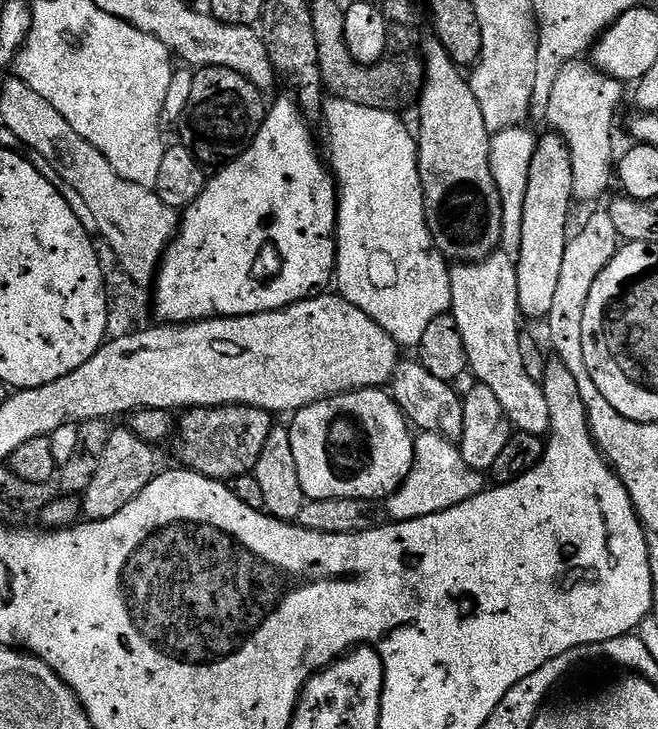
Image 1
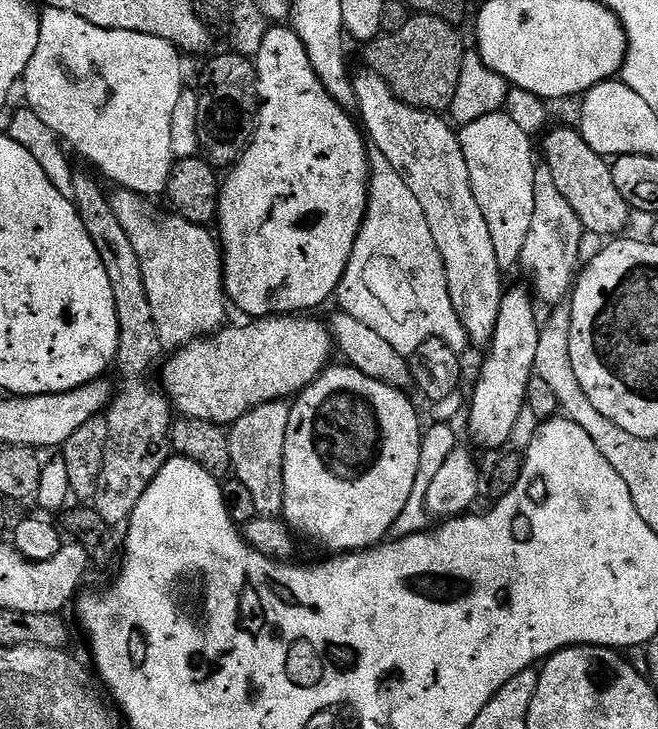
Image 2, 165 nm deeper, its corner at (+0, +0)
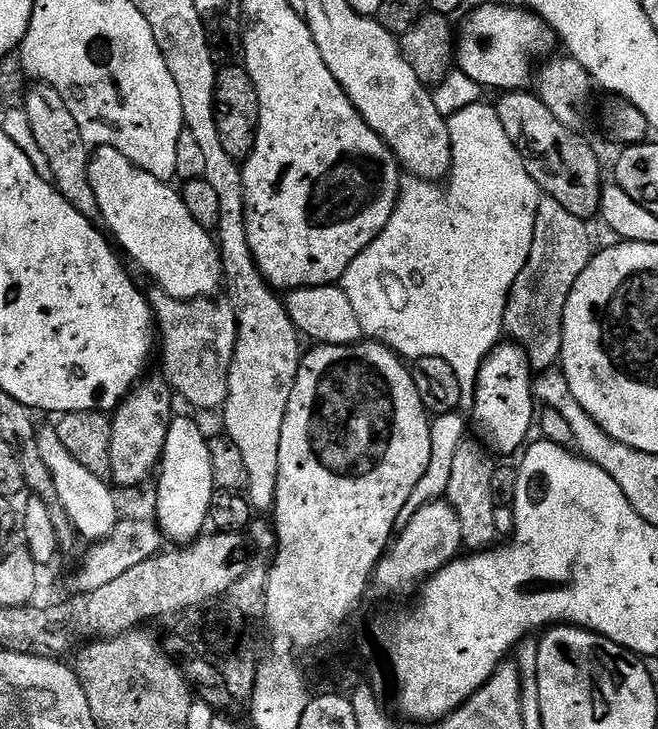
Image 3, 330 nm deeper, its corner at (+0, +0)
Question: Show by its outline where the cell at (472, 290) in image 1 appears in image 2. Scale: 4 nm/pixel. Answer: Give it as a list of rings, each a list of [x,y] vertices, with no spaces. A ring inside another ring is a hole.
[[[363,71],[352,76],[352,89],[367,139],[371,147],[398,170],[414,198],[418,198],[418,206],[422,206],[422,214],[426,214],[426,226],[430,226],[434,246],[438,246],[442,258],[450,302],[454,302],[469,345],[487,349],[492,342],[494,326],[498,326],[498,310],[506,291],[505,273],[498,262],[498,254],[494,254],[490,226],[486,226],[478,198],[474,198],[474,177],[465,145],[464,148],[460,145],[457,129],[443,115],[407,105],[391,92],[391,86],[378,73]]]

